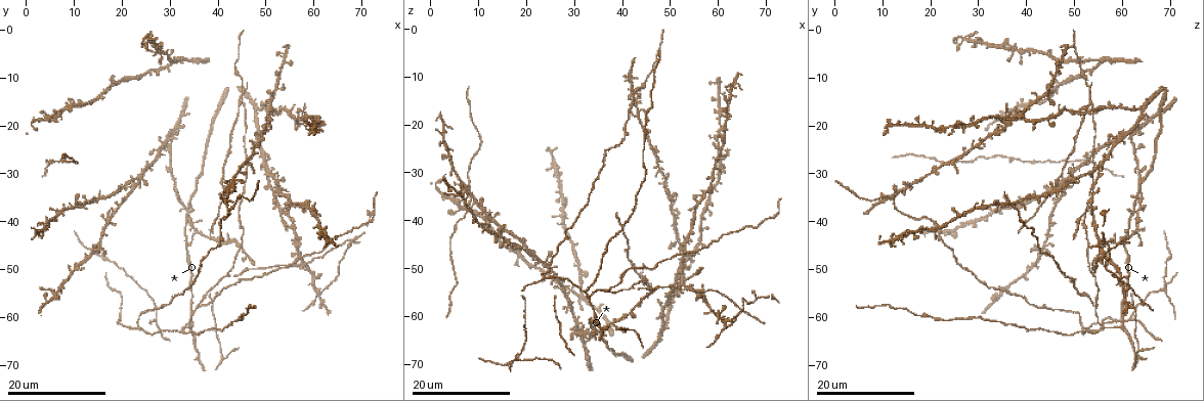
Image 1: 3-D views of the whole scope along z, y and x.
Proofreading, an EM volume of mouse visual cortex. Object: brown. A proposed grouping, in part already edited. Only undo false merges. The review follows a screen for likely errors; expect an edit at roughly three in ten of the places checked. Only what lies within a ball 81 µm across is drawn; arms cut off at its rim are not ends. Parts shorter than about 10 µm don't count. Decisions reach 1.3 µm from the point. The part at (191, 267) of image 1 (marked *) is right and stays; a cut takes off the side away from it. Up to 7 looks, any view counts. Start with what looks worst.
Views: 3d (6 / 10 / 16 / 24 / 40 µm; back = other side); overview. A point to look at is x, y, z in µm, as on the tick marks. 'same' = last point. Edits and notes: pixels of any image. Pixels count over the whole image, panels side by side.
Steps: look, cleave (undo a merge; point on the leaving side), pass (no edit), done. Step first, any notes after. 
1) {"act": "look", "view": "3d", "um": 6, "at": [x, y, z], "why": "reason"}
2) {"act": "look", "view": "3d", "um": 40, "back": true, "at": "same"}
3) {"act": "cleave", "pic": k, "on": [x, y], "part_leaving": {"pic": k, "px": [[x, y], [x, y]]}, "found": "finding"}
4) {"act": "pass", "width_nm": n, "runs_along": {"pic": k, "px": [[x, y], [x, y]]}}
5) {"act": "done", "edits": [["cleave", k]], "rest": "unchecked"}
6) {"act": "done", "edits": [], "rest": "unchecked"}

{"act": "look", "view": "3d", "um": 16, "at": [53.0, 37.0, 53.5], "why": "four or more arms meet"}

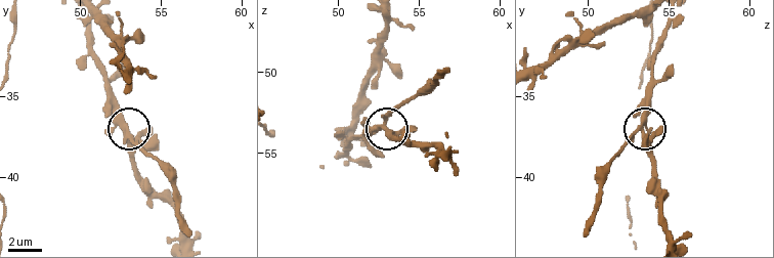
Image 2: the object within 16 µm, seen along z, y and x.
{"act": "look", "view": "3d", "um": 6, "at": [52.6, 36.9, 53.3]}

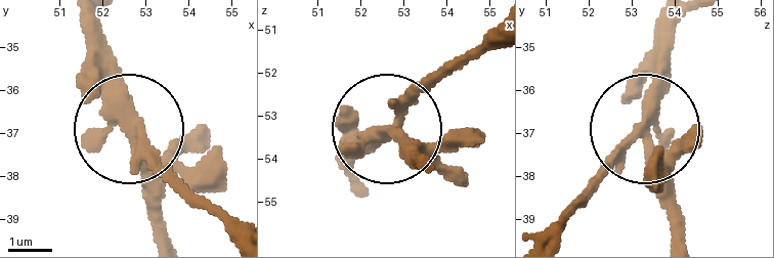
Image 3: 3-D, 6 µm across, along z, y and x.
{"act": "pass", "width_nm": 290, "runs_along": {"pic": 3, "px": [[681, 238], [667, 160], [644, 134], [574, 201]]}, "found": "continuous, no second neuron"}

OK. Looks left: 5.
{"act": "look", "view": "3d", "um": 24, "at": [23.5, 62.0, 51.5]}

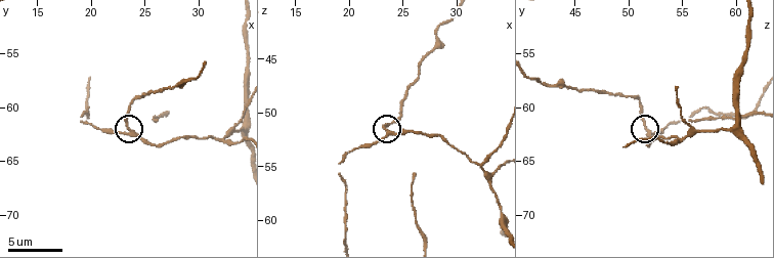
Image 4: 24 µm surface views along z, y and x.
{"act": "look", "view": "3d", "um": 6, "at": [23.8, 62.6, 52.0]}

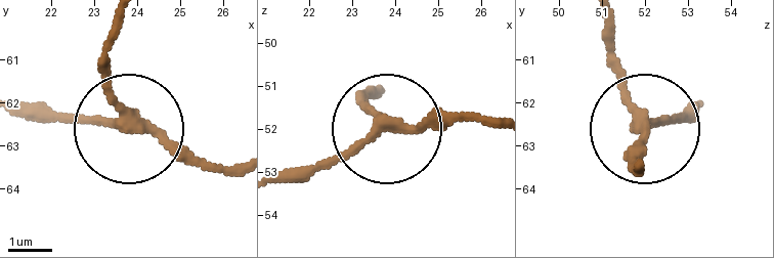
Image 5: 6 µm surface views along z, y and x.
{"act": "look", "view": "3d", "um": 6, "back": true, "at": [23.70, 62.35, 51.85]}

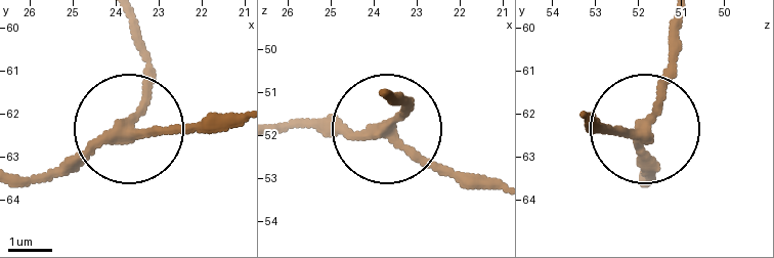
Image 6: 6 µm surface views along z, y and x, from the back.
{"act": "pass", "arms": 3, "runs_along": {"pic": 6, "px": [[283, 128], [382, 128], [466, 179]]}, "found": "all the same neuron"}

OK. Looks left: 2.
{"act": "look", "view": "3d", "um": 24, "at": [34.0, 62.5, 60.0], "why": "four or more arms meet"}

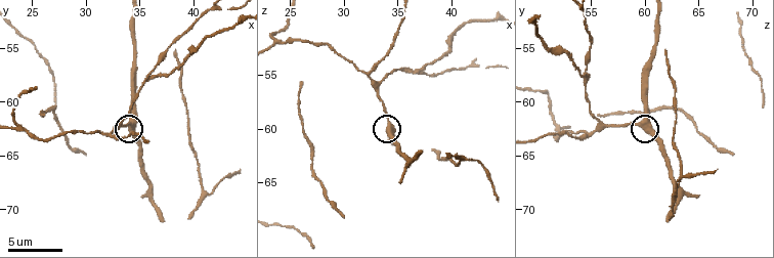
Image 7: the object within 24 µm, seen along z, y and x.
{"act": "look", "view": "3d", "um": 6, "at": [34.0, 62.0, 59.6]}

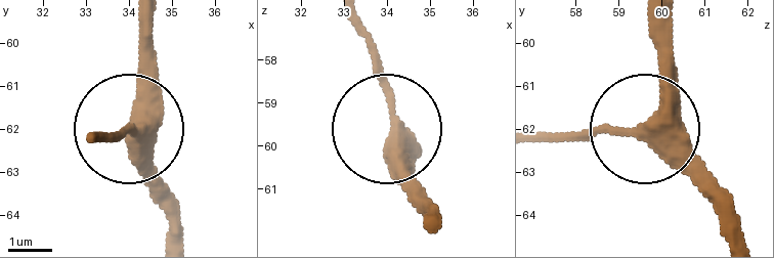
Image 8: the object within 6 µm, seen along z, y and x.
{"act": "pass", "arms": 4, "runs_along": {"pic": 8, "px": [[667, 16], [652, 137], [736, 222]]}, "found": "continuous, no second neuron"}

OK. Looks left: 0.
{"act": "done", "edits": [], "rest": "unchecked"}

